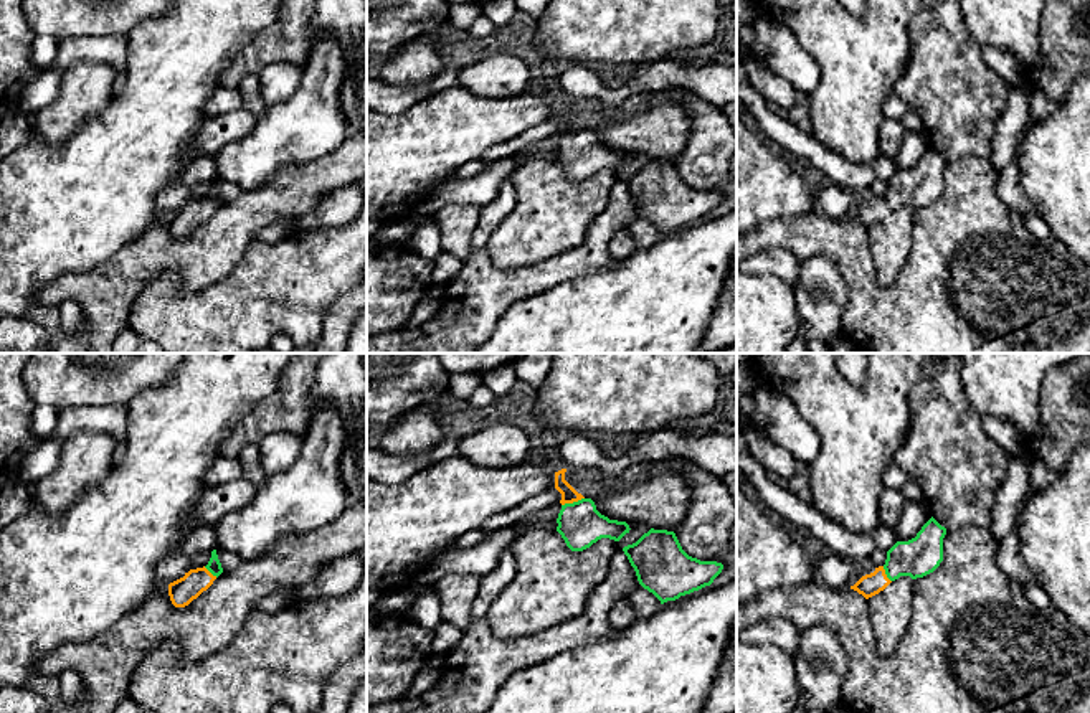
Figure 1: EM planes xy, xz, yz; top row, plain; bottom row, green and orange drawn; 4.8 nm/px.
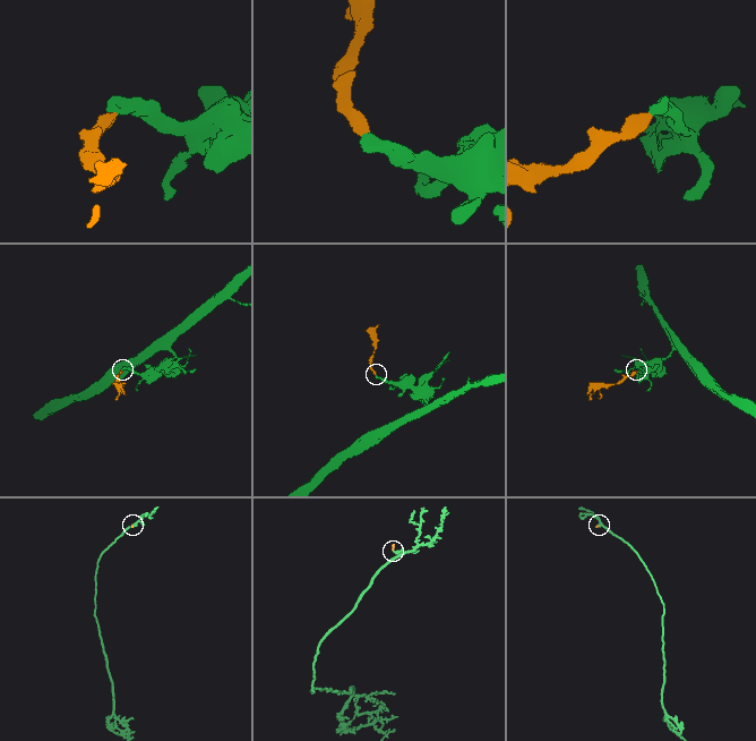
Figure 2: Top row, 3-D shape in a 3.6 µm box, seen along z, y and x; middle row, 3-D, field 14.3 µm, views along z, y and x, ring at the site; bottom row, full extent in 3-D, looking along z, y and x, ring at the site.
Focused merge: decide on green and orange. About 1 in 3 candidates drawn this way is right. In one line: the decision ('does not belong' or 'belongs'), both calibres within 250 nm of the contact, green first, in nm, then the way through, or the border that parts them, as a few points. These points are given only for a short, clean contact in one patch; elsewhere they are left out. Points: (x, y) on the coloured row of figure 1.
belongs; 220 nm thick on the green side, 80 nm on the other; runs through xz (580, 524), (573, 502), (568, 494)

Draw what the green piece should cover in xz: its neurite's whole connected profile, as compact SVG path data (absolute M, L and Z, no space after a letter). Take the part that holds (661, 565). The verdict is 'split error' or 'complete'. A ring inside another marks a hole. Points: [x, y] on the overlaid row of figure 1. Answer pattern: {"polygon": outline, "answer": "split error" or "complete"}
{"polygon": "M651 528L623 548L639 584L661 604L710 586L723 564L689 556L674 531Z", "answer": "complete"}

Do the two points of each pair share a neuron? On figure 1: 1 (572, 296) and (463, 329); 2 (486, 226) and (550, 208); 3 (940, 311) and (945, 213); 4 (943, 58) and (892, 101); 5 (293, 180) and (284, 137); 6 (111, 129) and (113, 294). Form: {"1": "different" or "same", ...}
{"1": "different", "2": "different", "3": "same", "4": "different", "5": "different", "6": "different"}

